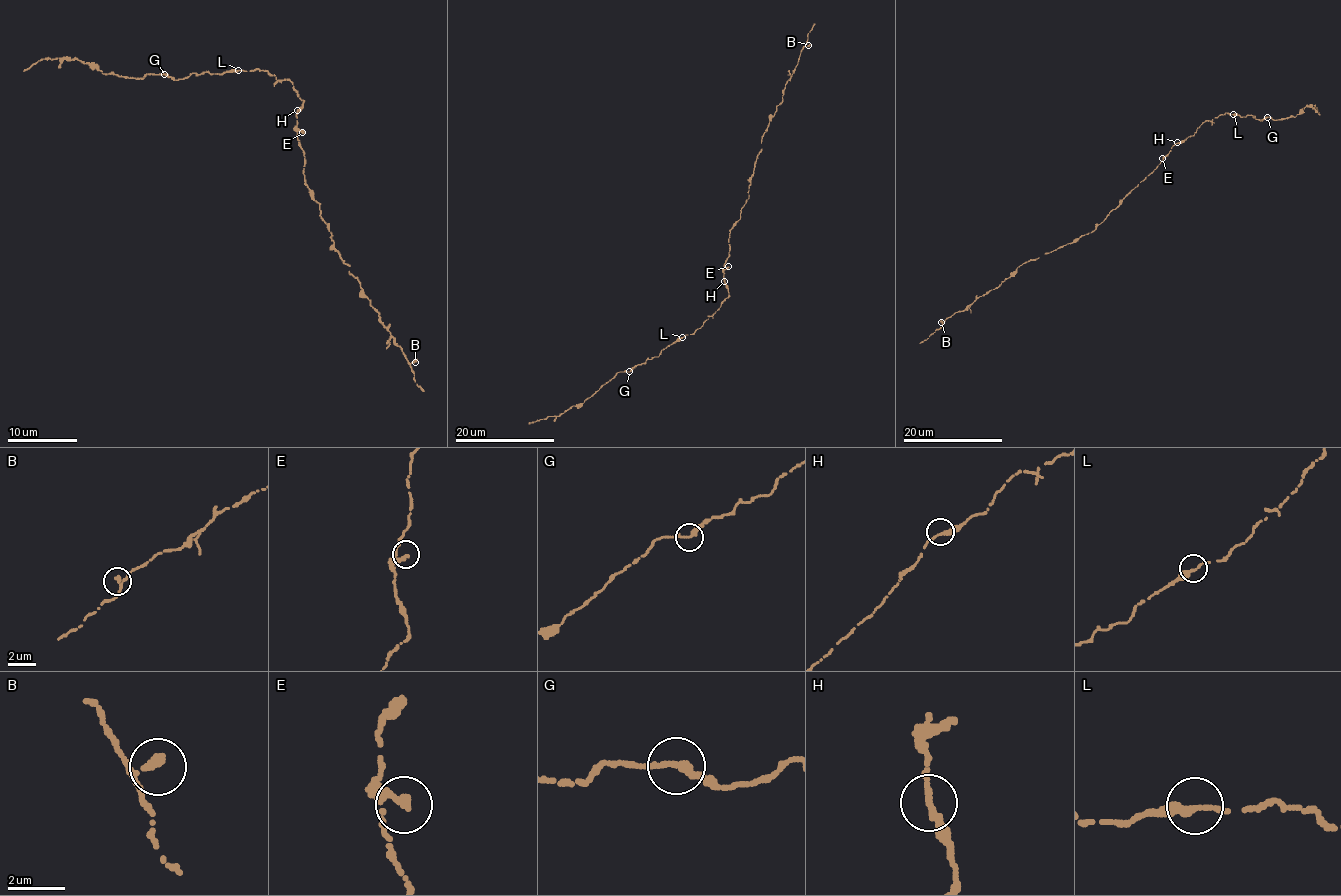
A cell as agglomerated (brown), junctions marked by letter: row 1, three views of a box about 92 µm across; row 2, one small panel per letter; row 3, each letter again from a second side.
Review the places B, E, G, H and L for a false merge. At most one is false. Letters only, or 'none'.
none

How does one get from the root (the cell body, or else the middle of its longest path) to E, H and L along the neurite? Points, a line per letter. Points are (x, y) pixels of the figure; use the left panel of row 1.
E: (304, 151), (297, 137), (299, 130), (302, 132)
H: (304, 151), (297, 137), (297, 110)
L: (304, 151), (297, 137), (297, 111), (304, 101), (292, 82), (278, 80), (262, 70), (238, 70)

